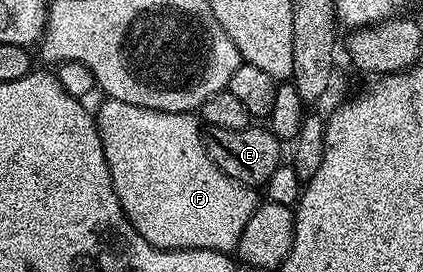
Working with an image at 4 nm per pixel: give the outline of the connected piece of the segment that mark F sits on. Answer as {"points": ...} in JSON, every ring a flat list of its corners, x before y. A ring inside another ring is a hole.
{"points":[[111,98,103,101,98,112,96,108,98,136,102,139,102,148,106,151,116,198,130,225,153,248,233,253,250,216,258,208,260,197,254,193,257,191,251,185,242,184,236,178,224,174,224,170,220,170,220,166,212,162,206,149,199,117,189,112,148,110,144,106,134,106,132,102]]}

